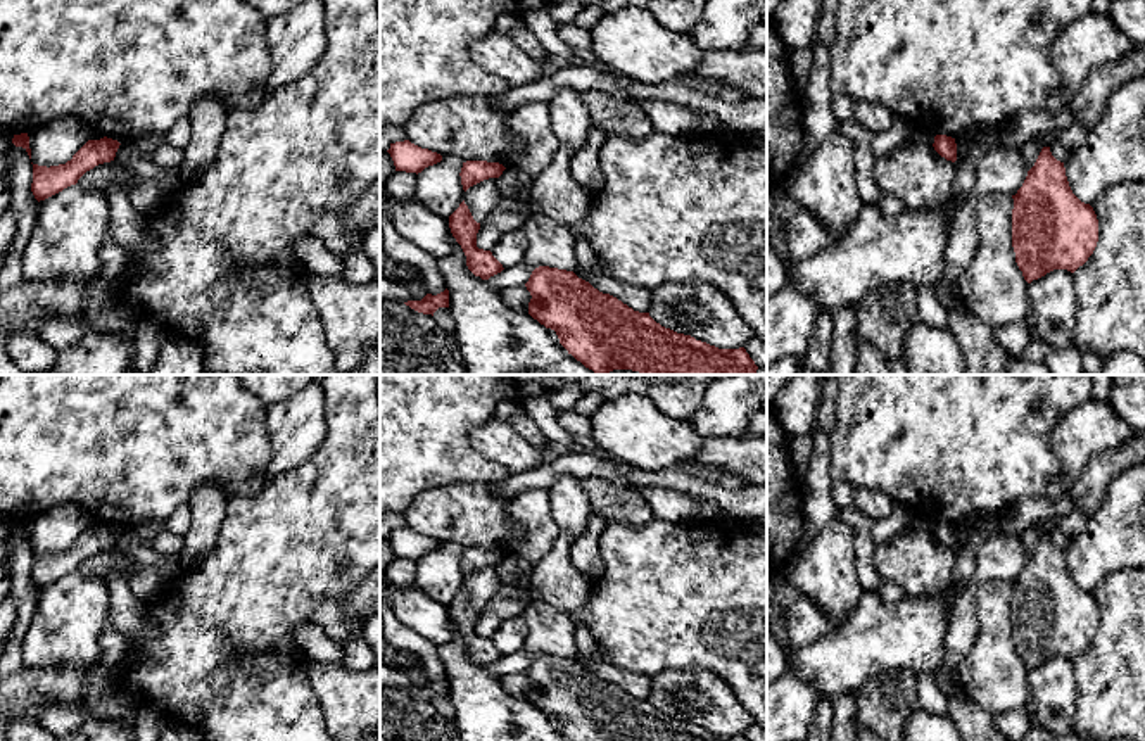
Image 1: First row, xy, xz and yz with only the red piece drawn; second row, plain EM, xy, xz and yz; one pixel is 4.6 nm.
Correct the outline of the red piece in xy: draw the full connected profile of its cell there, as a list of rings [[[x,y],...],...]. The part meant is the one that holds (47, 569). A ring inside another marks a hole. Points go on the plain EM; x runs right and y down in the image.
[[[104,523],[100,527],[88,527],[66,551],[50,554],[33,551],[31,579],[35,586],[40,589],[76,572],[86,558],[114,548],[119,532],[117,527]]]

